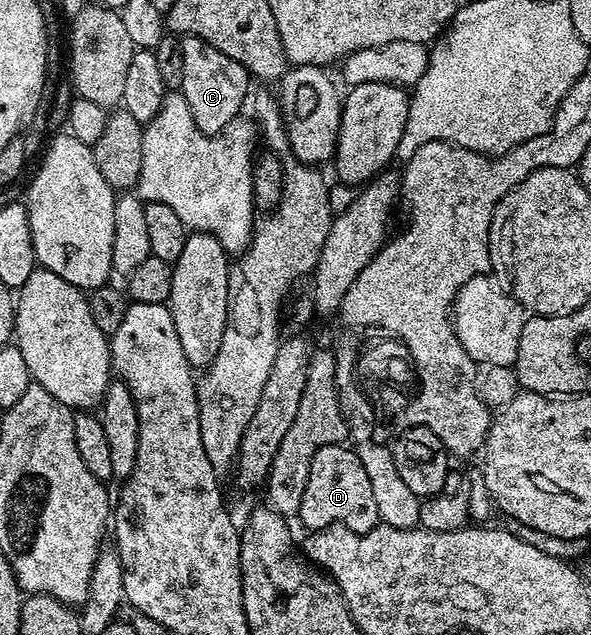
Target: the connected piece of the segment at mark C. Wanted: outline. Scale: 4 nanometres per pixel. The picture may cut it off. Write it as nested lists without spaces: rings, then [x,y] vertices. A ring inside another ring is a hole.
[[[185,36],[180,43],[182,51],[182,83],[179,92],[183,93],[190,107],[194,123],[204,133],[222,131],[230,122],[241,116],[248,100],[250,75],[242,63],[234,63],[230,55],[222,55],[218,47],[210,47],[197,37]]]

